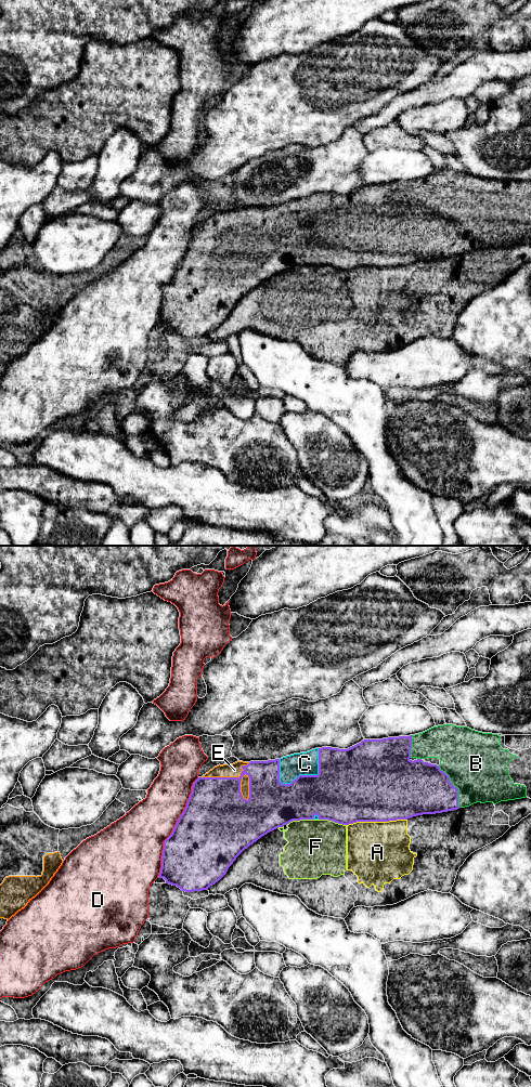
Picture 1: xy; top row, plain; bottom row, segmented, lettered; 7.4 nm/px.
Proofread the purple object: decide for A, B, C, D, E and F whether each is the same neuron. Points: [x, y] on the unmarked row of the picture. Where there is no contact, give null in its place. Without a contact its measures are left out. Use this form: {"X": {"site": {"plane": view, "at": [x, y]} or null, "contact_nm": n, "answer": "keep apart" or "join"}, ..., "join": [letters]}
{"A": {"site": {"plane": "xy", "at": [376, 266]}, "contact_nm": 460, "answer": "keep apart"}, "B": {"site": {"plane": "xy", "at": [453, 232]}, "contact_nm": 360, "answer": "join"}, "C": {"site": {"plane": "xy", "at": [310, 221]}, "contact_nm": 380, "answer": "join"}, "D": {"site": {"plane": "xy", "at": [175, 273]}, "contact_nm": 800, "answer": "keep apart"}, "E": {"site": {"plane": "xy", "at": [235, 223]}, "contact_nm": 380, "answer": "join"}, "F": {"site": {"plane": "xy", "at": [333, 266]}, "contact_nm": 220, "answer": "keep apart"}, "join": ["B", "C", "E"]}

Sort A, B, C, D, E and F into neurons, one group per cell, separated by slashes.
A F / B C E / D

